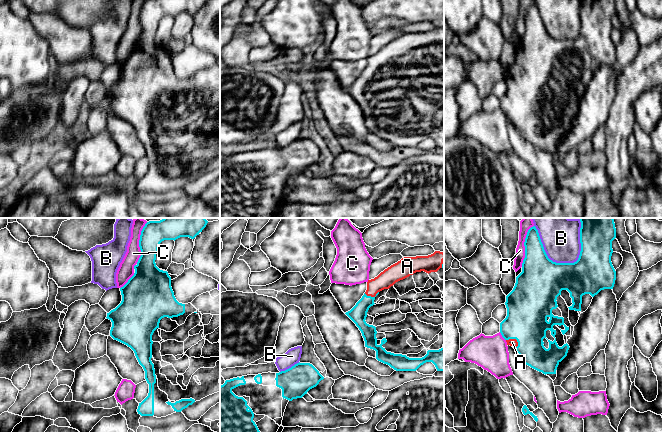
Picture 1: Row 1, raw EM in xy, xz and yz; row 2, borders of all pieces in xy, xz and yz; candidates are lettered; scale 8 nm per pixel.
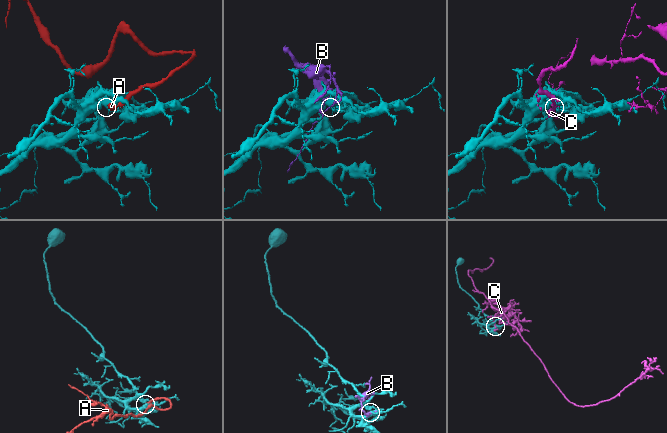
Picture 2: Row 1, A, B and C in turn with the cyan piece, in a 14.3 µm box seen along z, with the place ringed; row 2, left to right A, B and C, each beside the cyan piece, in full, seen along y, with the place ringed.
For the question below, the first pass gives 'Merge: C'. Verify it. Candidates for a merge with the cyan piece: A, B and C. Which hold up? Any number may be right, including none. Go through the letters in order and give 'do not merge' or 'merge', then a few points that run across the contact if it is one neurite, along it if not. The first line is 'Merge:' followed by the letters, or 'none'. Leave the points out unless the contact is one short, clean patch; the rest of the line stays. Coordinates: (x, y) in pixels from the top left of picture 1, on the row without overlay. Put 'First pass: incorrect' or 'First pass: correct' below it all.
Merge: A
A: merge
B: do not merge
C: do not merge
First pass: incorrect

